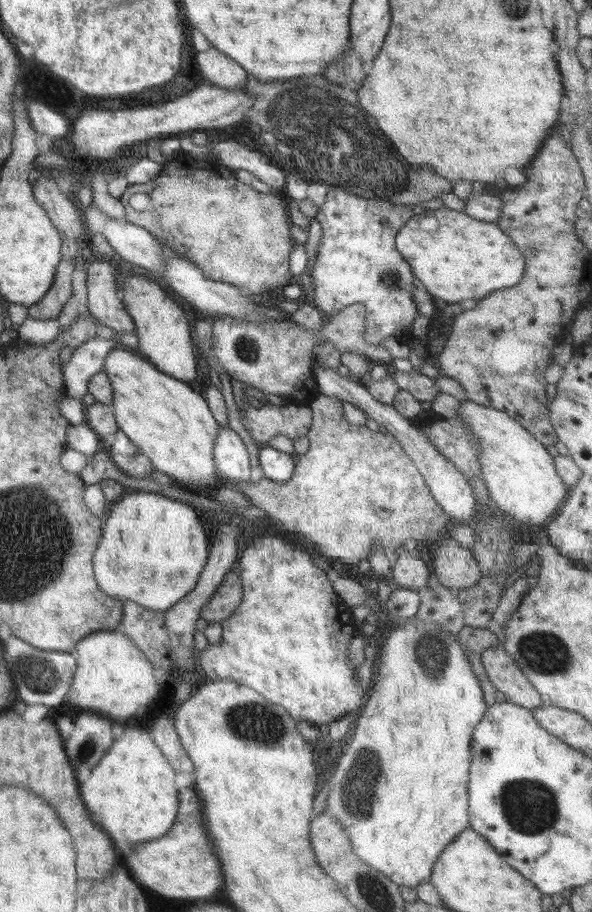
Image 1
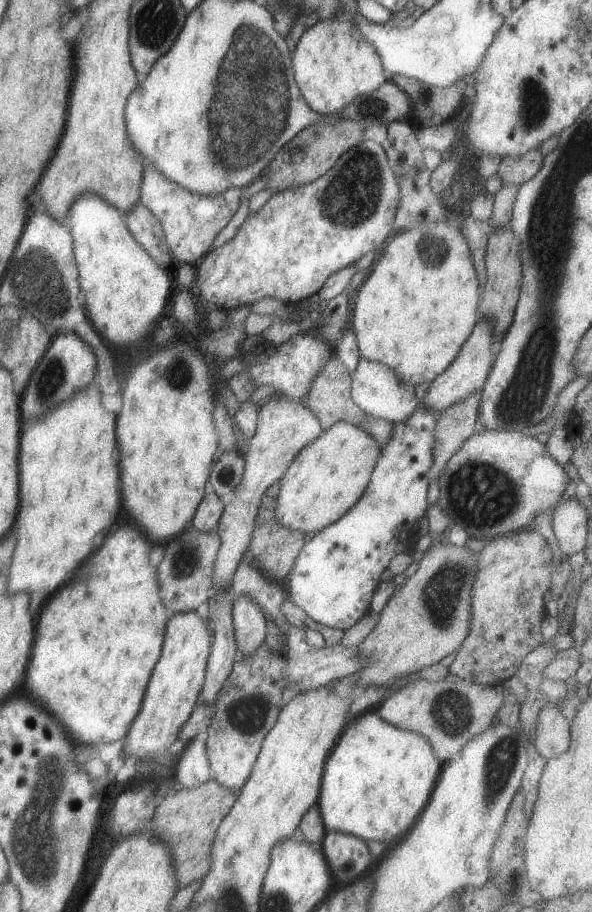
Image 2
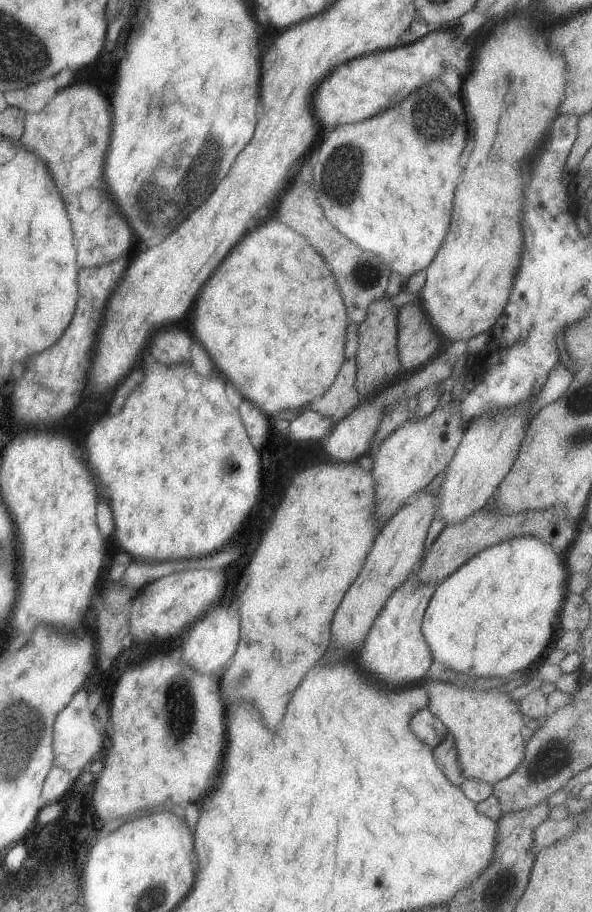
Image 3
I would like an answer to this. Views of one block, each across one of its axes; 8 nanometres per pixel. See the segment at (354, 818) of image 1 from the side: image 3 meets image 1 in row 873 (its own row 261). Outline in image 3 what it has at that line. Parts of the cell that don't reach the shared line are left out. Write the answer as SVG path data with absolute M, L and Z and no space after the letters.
M430 80L426 86L422 86L422 90L412 92L398 106L382 110L380 114L376 114L372 118L366 118L356 124L344 124L340 128L336 127L330 132L330 136L320 144L318 160L316 160L316 166L312 168L312 186L316 186L316 196L318 196L318 202L324 210L324 214L326 214L326 218L340 232L344 232L344 236L356 244L360 250L376 254L376 258L380 258L384 265L388 266L391 273L396 272L400 276L409 277L416 272L420 272L420 270L424 270L432 262L436 252L440 250L452 222L456 180L462 174L462 164L458 164L458 162L460 162L460 156L462 156L464 146L466 146L466 134L464 132L466 132L466 118L464 118L464 108L460 104L460 98L452 96L441 80Z

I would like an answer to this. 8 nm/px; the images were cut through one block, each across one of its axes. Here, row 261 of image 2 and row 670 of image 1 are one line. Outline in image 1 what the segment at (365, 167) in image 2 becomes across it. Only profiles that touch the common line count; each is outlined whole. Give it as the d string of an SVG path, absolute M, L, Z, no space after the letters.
M262 536L258 540L254 540L244 552L242 556L239 556L235 569L241 579L243 585L242 602L238 606L234 615L228 621L223 621L221 641L215 644L208 642L207 648L197 651L196 664L199 668L201 677L206 682L216 681L232 681L240 686L252 688L255 692L260 693L268 702L282 706L286 712L297 722L305 720L315 727L330 726L332 722L344 718L344 716L355 717L357 712L363 706L366 695L369 692L364 692L364 688L361 688L360 678L358 677L358 666L354 665L348 657L348 642L354 638L357 627L352 619L350 612L350 606L348 606L337 594L332 587L331 581L328 580L327 570L322 568L322 564L318 562L320 558L317 556L309 557L304 550L300 548L294 548L292 544L286 544L286 541L280 537Z

